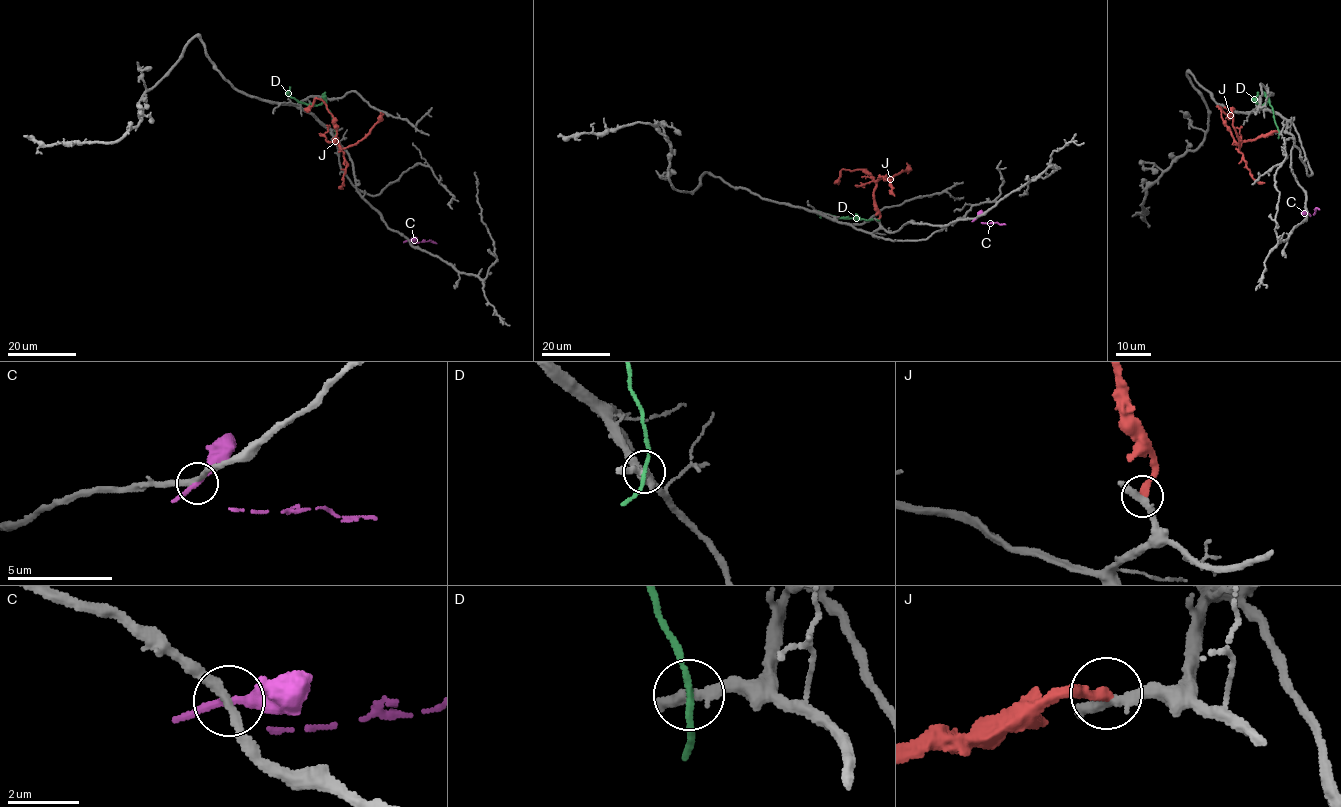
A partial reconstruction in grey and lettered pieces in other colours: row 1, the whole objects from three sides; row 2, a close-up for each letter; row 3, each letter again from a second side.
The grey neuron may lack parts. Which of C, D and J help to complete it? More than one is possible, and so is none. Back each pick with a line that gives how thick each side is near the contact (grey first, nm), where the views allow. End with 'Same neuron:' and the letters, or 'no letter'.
Same neuron: no letter

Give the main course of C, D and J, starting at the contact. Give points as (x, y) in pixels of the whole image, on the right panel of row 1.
C: (1308, 213), (1313, 214), (1316, 208), (1320, 209)
D: (1278, 132), (1269, 100), (1260, 105), (1255, 101), (1257, 92)
J: (1278, 131), (1238, 143), (1222, 119), (1221, 109), (1216, 107), (1230, 117)

